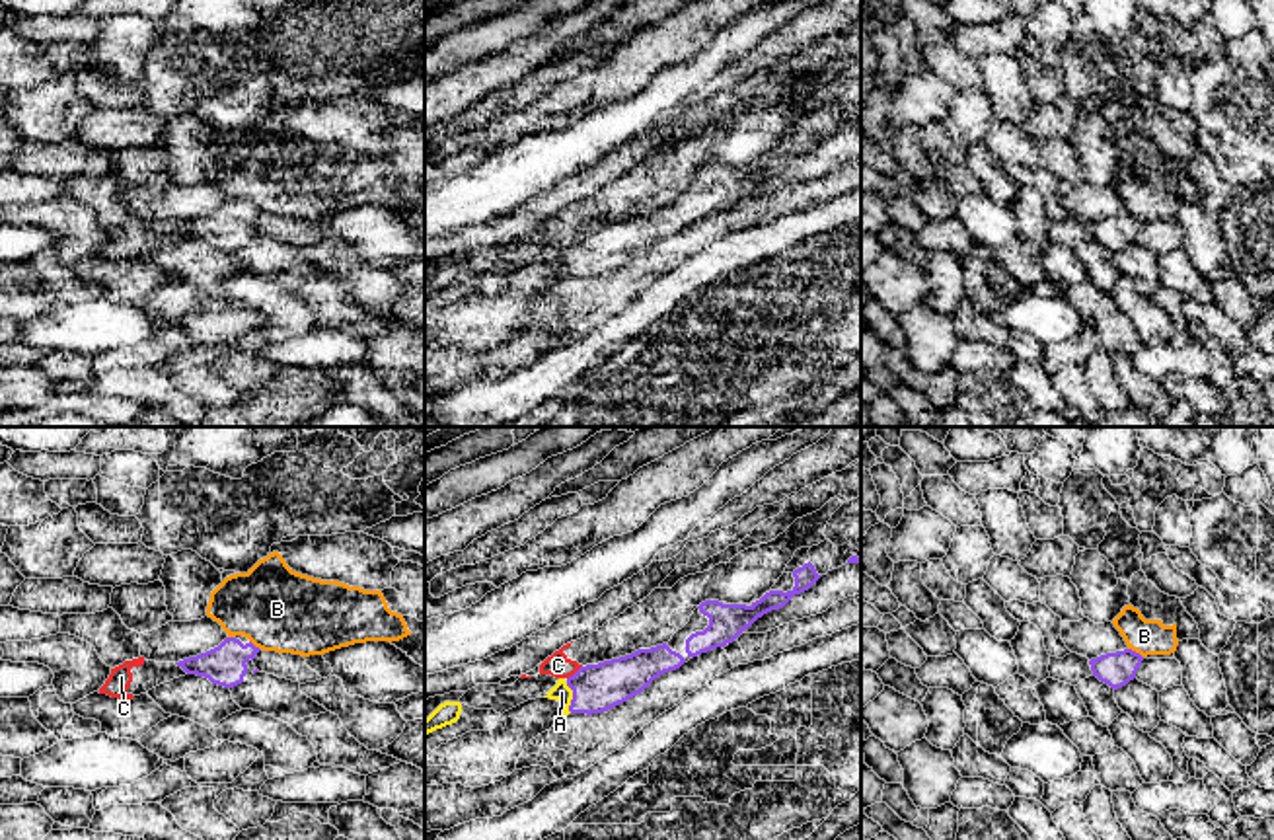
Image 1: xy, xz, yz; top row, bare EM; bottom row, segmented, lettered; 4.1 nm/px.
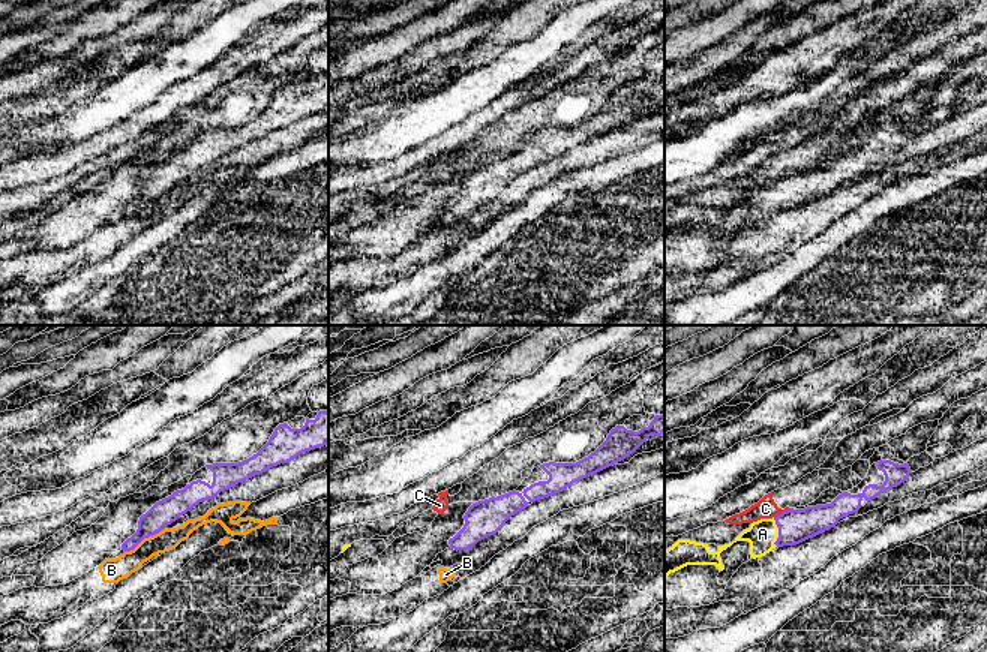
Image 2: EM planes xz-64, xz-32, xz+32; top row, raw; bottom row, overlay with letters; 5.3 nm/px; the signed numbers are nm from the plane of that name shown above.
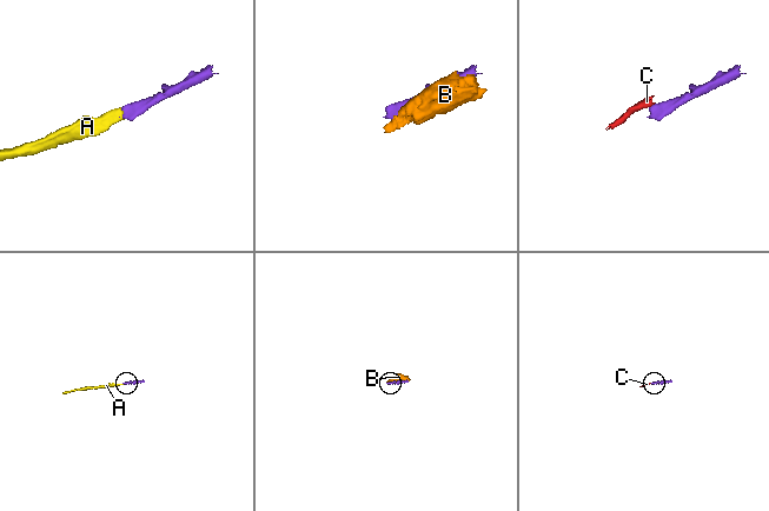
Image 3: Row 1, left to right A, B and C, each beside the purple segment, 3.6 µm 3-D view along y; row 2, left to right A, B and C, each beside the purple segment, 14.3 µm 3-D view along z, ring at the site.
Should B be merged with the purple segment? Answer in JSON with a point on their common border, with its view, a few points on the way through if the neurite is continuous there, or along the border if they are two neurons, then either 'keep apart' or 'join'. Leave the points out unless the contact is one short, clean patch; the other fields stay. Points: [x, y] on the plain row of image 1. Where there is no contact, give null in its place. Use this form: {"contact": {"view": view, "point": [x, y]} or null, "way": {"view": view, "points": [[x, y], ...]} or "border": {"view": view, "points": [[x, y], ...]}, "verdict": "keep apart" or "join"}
{"contact": {"view": "yz", "point": [1134, 215]}, "verdict": "keep apart"}

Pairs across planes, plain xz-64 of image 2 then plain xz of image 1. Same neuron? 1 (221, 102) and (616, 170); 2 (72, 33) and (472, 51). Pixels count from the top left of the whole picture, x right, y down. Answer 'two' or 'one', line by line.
1: two
2: two

